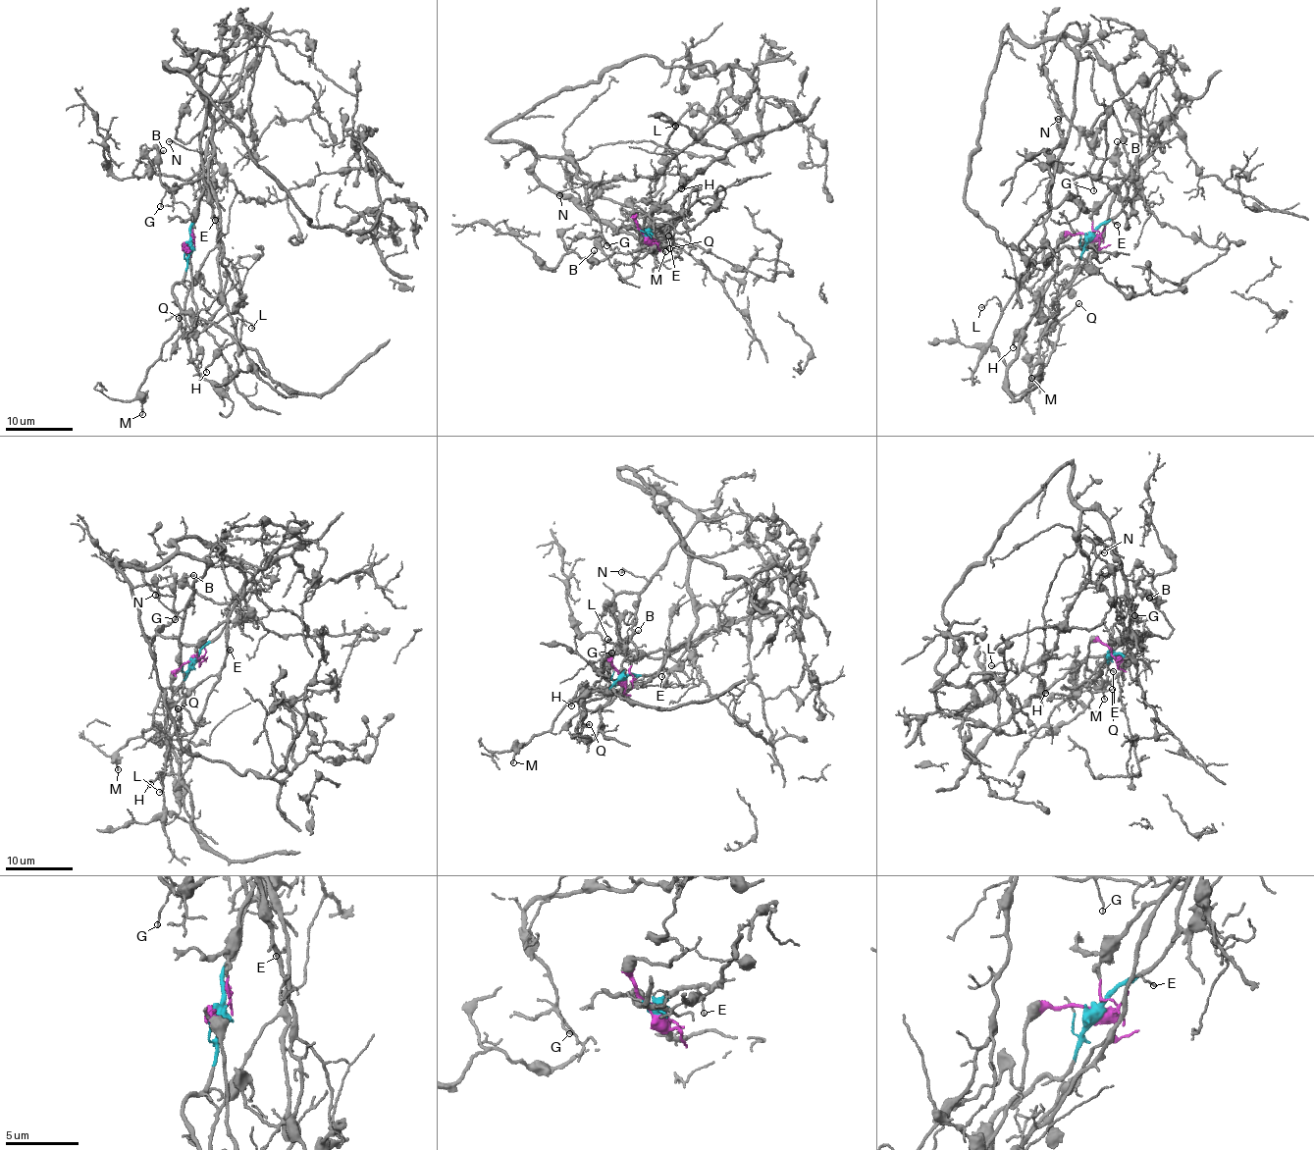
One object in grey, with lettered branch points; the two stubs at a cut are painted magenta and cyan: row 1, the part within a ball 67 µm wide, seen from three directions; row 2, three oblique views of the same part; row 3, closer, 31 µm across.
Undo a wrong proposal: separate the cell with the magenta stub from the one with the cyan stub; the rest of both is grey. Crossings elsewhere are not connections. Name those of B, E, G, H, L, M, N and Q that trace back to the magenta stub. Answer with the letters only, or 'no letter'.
E, G, H, L, N

